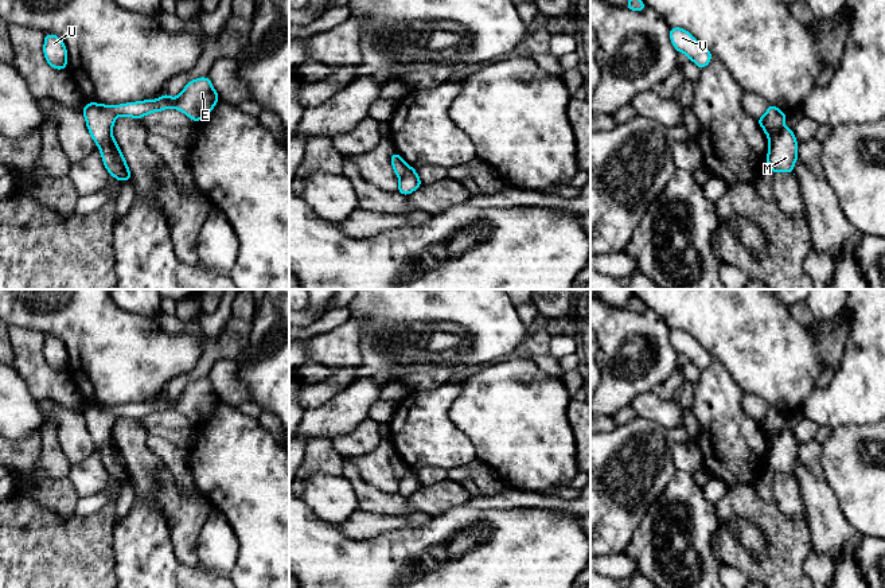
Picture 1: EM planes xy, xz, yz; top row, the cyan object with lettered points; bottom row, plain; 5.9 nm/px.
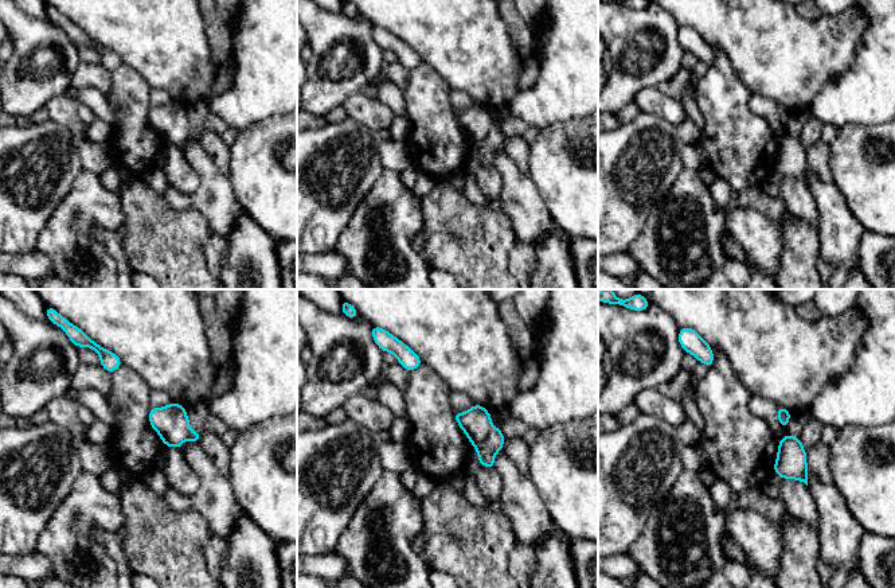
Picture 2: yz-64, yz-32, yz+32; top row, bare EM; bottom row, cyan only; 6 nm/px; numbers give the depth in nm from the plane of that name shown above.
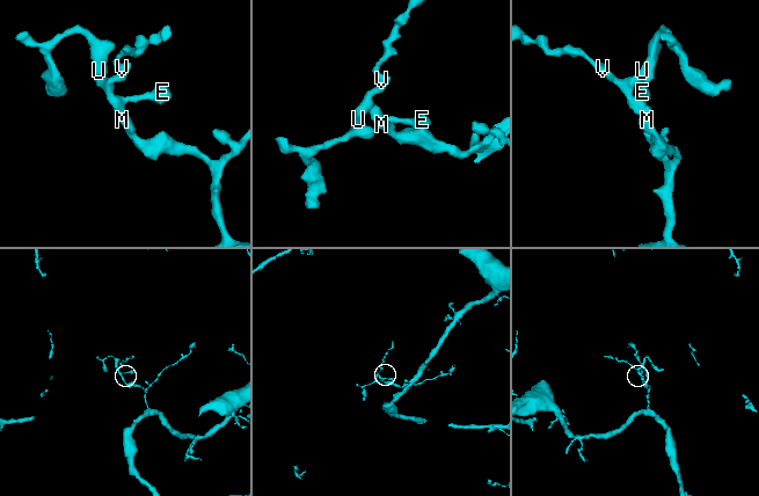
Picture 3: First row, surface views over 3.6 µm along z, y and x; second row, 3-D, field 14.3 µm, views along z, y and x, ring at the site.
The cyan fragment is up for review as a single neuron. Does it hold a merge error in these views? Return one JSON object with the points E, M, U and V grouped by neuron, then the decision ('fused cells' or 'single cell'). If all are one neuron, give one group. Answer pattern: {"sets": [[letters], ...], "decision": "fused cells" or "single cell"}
{"sets": [["E", "U", "V"], ["M"]], "decision": "fused cells"}

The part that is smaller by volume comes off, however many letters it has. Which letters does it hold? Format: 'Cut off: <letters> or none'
Cut off: E, U, V

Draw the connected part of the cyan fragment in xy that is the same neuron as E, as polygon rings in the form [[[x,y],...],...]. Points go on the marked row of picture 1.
[[[206,75],[190,81],[176,98],[164,93],[157,100],[126,102],[121,105],[87,102],[82,113],[91,139],[97,147],[100,147],[112,136],[112,129],[118,116],[143,118],[152,112],[174,108],[198,122],[214,109],[218,101],[219,96]]]

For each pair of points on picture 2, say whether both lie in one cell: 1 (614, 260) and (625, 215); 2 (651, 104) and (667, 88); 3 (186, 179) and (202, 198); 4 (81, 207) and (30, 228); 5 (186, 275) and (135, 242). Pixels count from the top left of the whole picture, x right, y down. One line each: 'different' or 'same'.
1: different
2: different
3: different
4: different
5: same

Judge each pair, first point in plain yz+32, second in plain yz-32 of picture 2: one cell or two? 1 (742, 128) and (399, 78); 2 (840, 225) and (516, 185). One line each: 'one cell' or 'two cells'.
1: two cells
2: one cell

